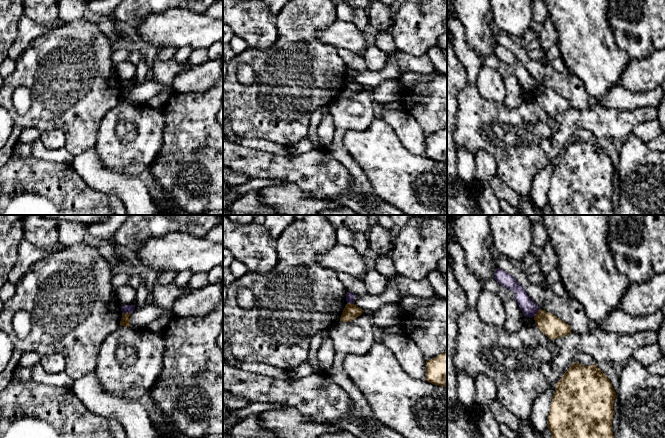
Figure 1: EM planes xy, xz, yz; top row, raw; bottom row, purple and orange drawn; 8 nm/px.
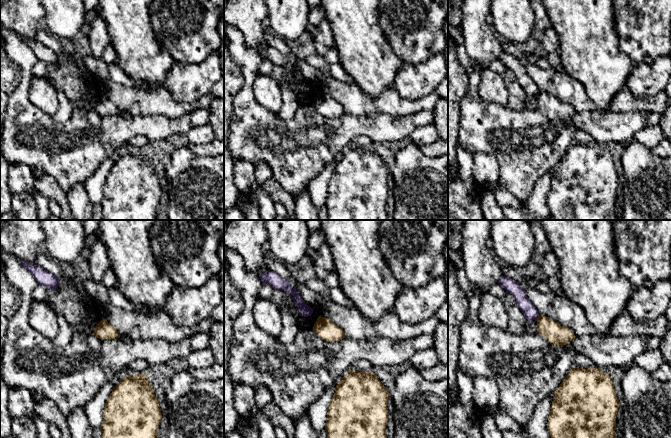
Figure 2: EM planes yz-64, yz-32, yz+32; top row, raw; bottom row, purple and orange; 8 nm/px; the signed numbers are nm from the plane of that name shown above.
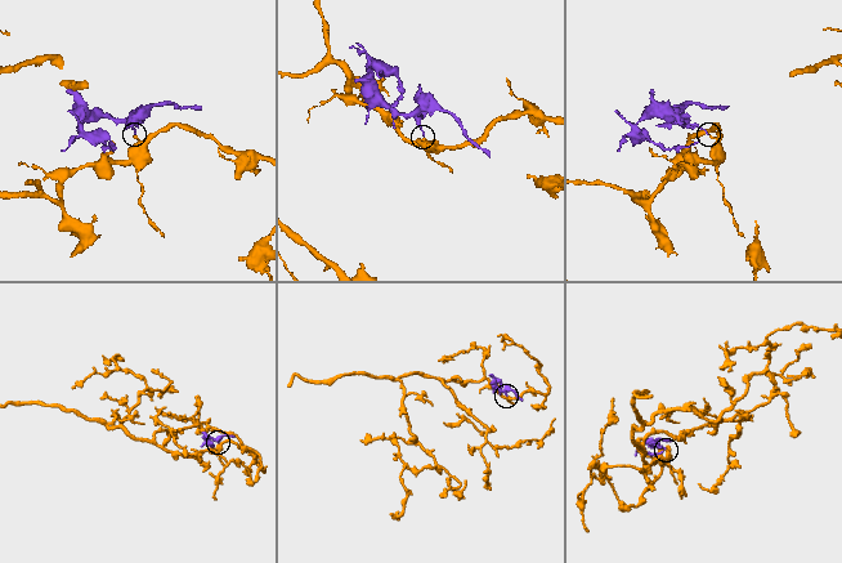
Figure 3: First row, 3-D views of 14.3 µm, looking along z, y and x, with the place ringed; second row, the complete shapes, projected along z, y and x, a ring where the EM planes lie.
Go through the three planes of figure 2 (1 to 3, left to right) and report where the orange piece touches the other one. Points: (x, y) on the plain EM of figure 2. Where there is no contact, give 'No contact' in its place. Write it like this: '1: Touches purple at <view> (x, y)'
1: No contact
2: No contact
3: Touches purple at yz+32 (537, 93)

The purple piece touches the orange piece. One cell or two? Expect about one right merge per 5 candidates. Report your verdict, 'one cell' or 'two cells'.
two cells

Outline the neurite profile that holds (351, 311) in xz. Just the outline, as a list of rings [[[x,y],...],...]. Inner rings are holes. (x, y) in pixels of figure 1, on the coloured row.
[[[347,303],[340,317],[340,321],[349,322],[360,316],[363,312],[364,310],[362,310],[360,307]]]

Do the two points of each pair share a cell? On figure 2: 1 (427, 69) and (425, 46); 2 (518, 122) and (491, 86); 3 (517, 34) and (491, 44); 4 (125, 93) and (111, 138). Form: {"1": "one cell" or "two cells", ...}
{"1": "two cells", "2": "two cells", "3": "two cells", "4": "two cells"}

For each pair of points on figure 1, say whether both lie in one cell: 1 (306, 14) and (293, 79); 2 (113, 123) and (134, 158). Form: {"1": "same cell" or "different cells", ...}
{"1": "same cell", "2": "same cell"}

